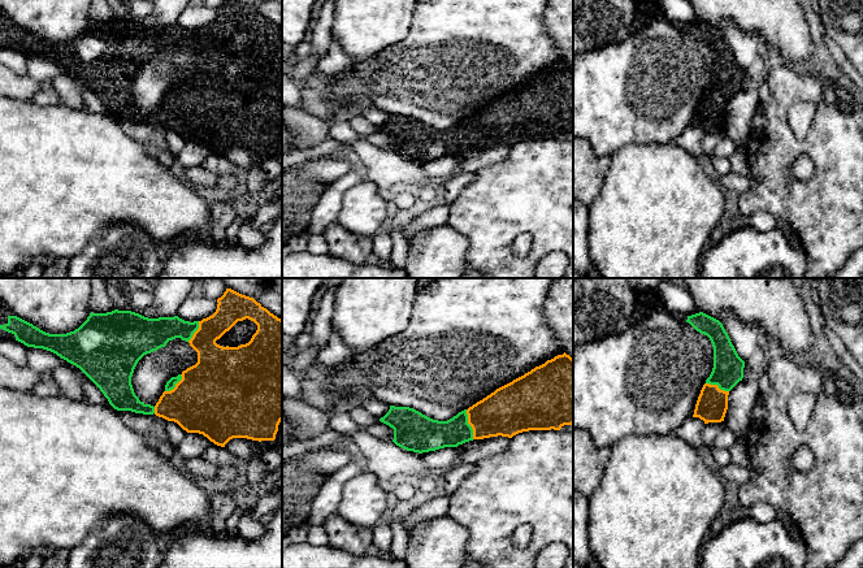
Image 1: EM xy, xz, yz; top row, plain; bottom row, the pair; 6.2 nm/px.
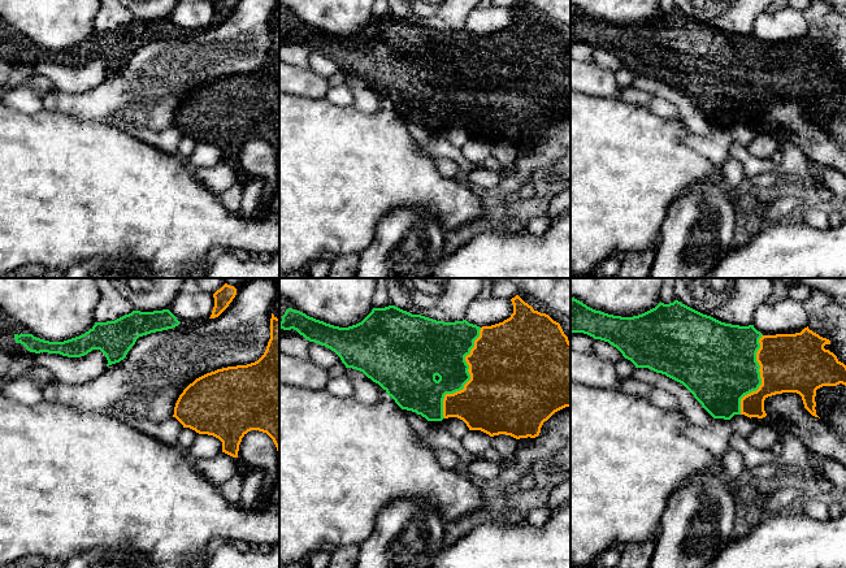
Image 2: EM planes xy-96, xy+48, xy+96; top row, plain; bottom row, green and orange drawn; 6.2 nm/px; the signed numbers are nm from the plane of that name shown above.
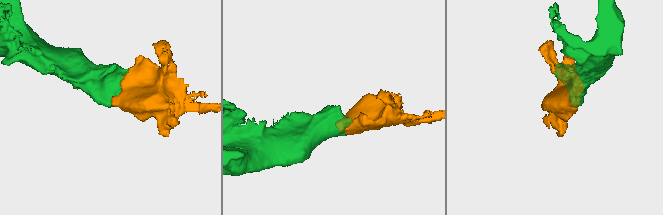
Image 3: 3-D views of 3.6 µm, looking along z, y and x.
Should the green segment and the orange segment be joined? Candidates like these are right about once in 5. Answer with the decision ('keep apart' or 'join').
join

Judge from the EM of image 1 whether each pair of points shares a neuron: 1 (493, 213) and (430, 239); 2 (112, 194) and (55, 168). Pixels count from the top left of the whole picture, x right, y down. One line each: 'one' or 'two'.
1: two
2: one

